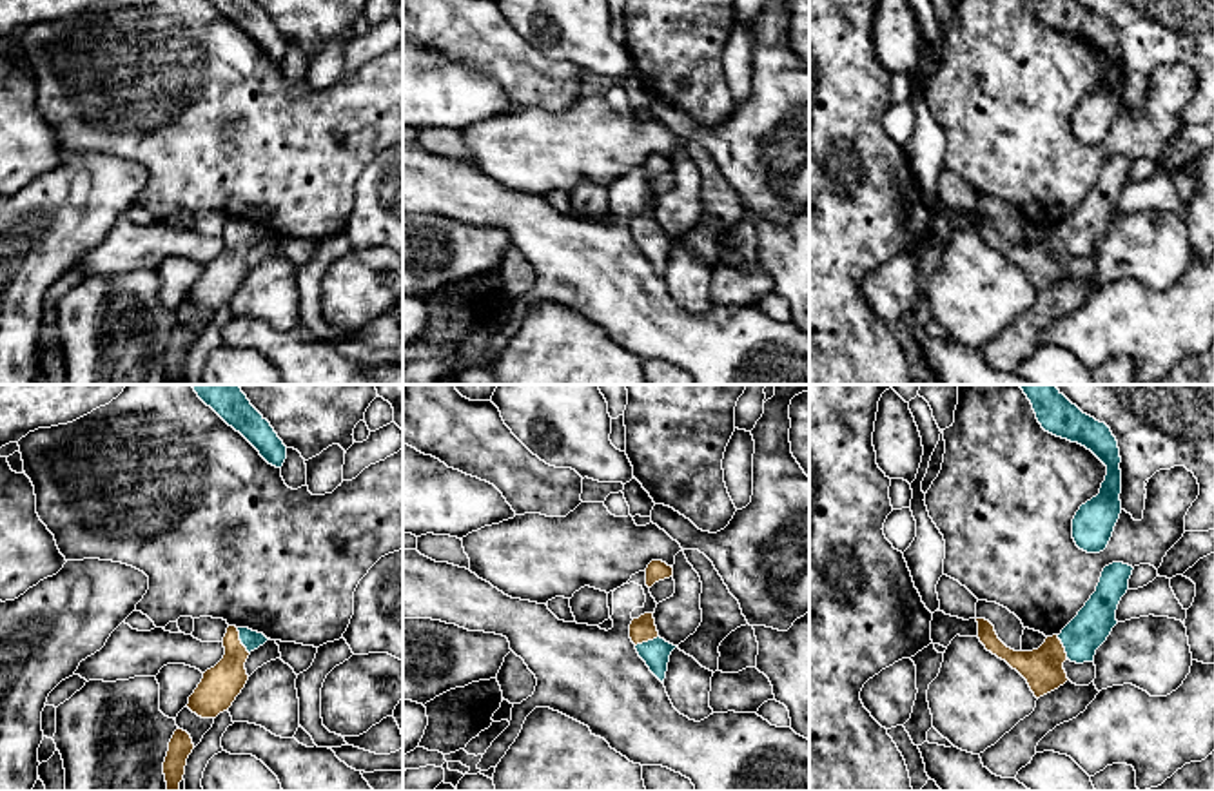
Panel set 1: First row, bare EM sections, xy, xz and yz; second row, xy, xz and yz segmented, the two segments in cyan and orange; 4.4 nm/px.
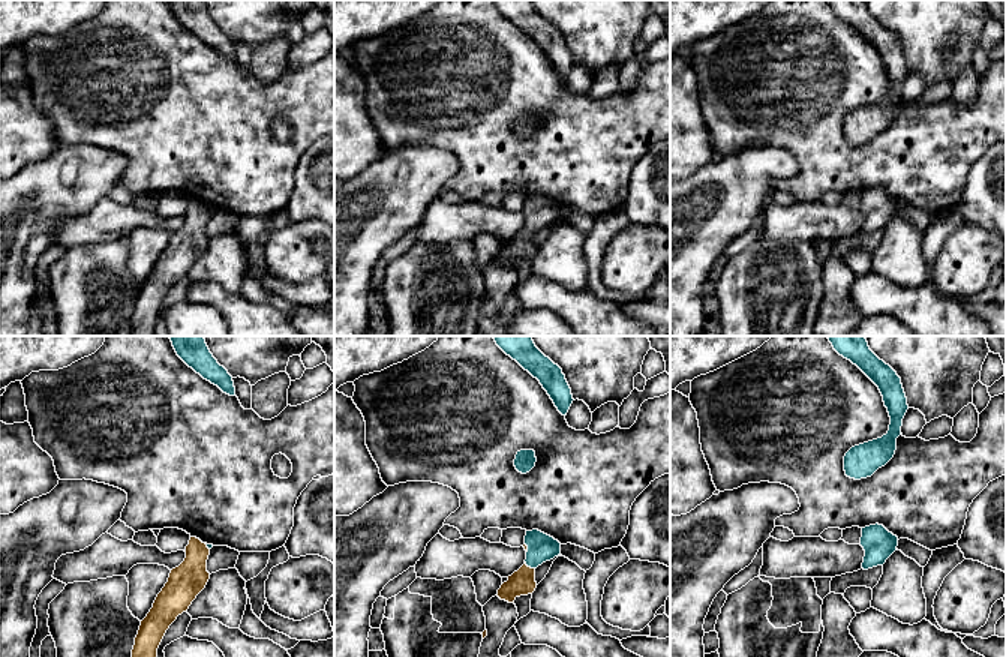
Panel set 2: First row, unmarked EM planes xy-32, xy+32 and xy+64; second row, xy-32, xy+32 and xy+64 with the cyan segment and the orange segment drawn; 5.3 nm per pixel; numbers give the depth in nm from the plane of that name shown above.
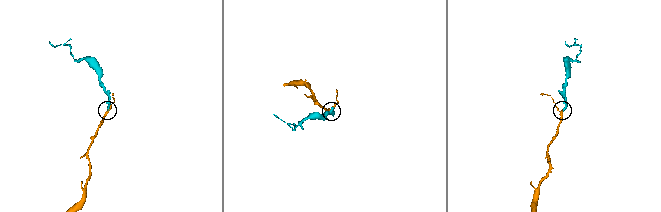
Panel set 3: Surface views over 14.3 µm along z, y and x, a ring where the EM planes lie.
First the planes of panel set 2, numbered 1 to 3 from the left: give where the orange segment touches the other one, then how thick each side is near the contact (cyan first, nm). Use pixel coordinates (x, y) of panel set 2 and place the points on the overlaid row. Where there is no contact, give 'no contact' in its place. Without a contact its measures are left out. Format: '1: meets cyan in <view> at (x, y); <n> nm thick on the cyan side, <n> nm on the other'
1: meets cyan in xy-32 at (207, 546); 20 nm thick on the cyan side, 190 nm on the other
2: meets cyan in xy+32 at (529, 566); 150 nm thick on the cyan side, 140 nm on the other
3: no contact

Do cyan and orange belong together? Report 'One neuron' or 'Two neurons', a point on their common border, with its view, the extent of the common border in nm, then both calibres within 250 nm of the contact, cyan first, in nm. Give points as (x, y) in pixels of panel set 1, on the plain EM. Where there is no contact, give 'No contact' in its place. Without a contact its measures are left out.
One neuron. Touches cyan at xy (240, 233). Shared border 130 nm. Thickness 80 nm (cyan) against 170 nm

